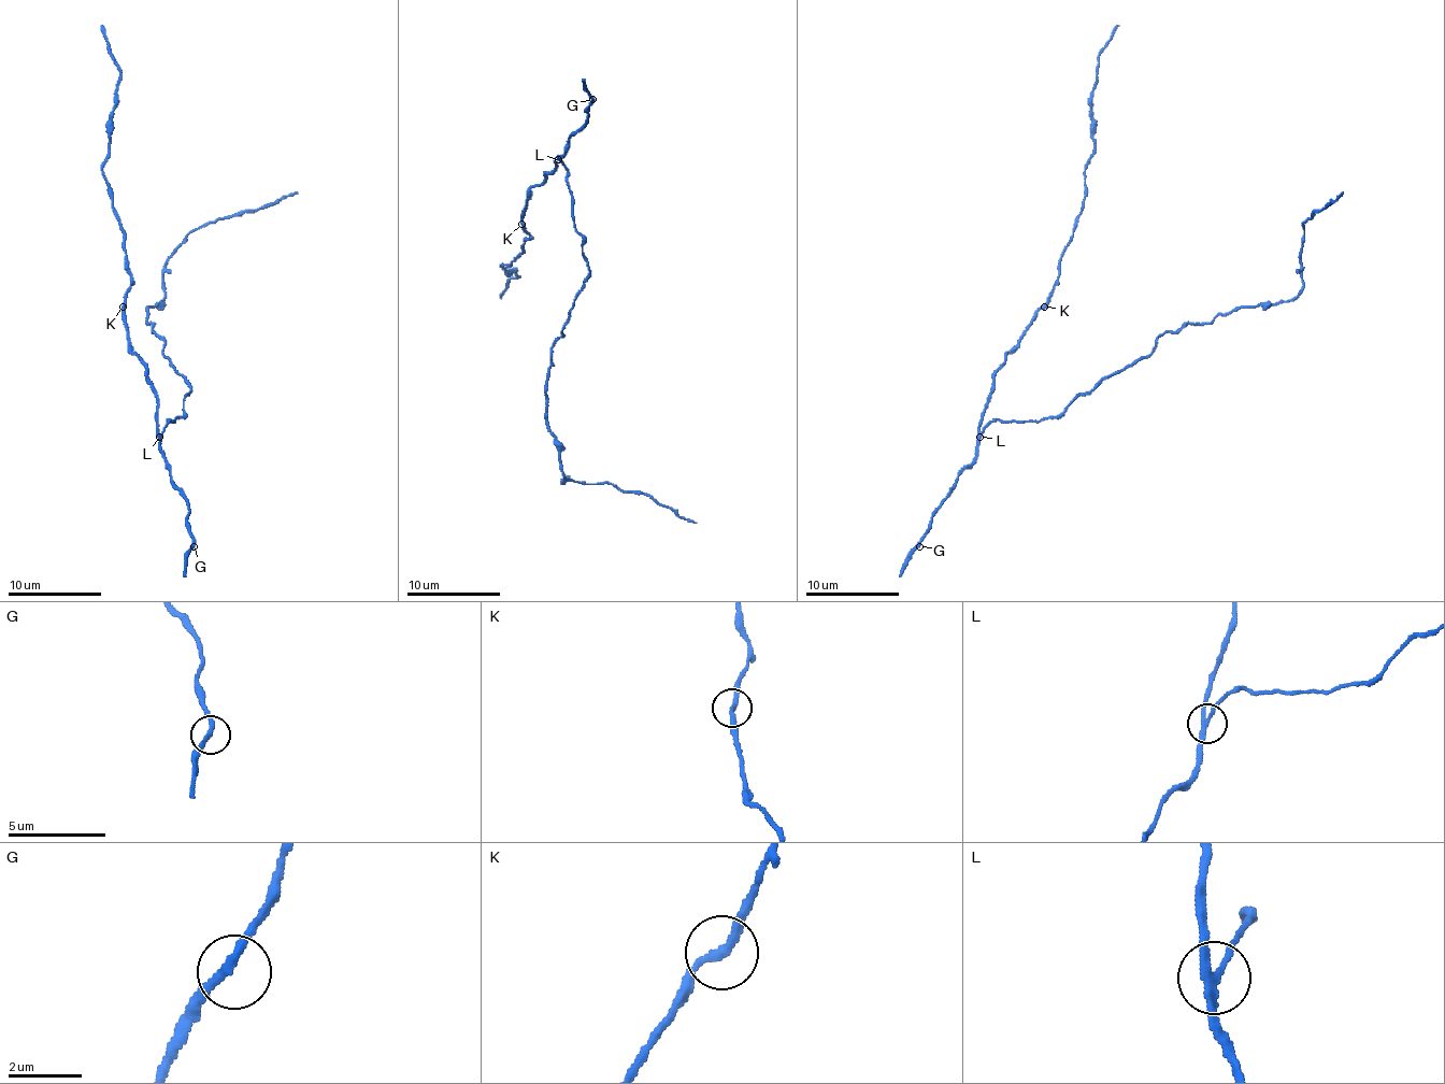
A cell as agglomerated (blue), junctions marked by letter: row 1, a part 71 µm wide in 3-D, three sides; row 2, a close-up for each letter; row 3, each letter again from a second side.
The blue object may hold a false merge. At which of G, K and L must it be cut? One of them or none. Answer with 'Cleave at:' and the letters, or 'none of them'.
Cleave at: L

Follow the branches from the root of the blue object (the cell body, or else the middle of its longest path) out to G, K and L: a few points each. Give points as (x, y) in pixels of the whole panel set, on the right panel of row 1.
G: (1030, 422), (990, 422), (978, 440), (976, 457), (962, 471), (955, 487), (931, 517), (931, 527), (919, 546)
K: (1030, 422), (992, 419), (981, 433), (978, 431), (997, 368), (1034, 314), (1044, 307)
L: (1030, 422), (992, 419), (981, 436)

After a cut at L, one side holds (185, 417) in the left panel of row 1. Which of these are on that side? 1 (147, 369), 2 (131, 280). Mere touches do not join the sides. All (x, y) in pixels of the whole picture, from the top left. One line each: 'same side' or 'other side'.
1: other side
2: other side

